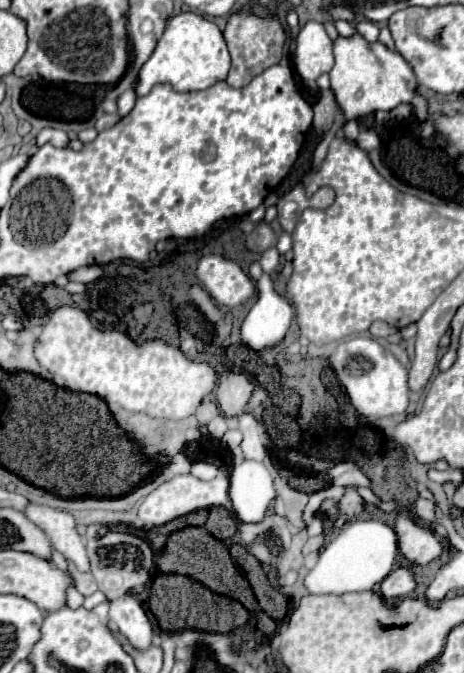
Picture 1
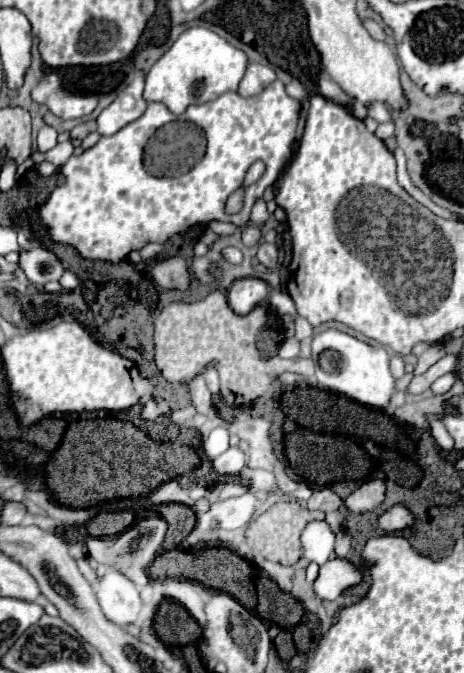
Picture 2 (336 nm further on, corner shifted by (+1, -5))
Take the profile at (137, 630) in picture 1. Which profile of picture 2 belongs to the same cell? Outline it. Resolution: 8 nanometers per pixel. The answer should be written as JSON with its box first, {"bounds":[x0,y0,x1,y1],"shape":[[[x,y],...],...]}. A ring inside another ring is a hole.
{"bounds":[96,568,142,626],"shape":[[[114,568],[108,570],[100,578],[96,596],[98,596],[104,616],[110,622],[114,622],[118,626],[136,622],[140,608],[142,608],[142,600],[140,600],[140,594],[138,594],[134,582],[128,580],[122,572],[118,572]]]}

